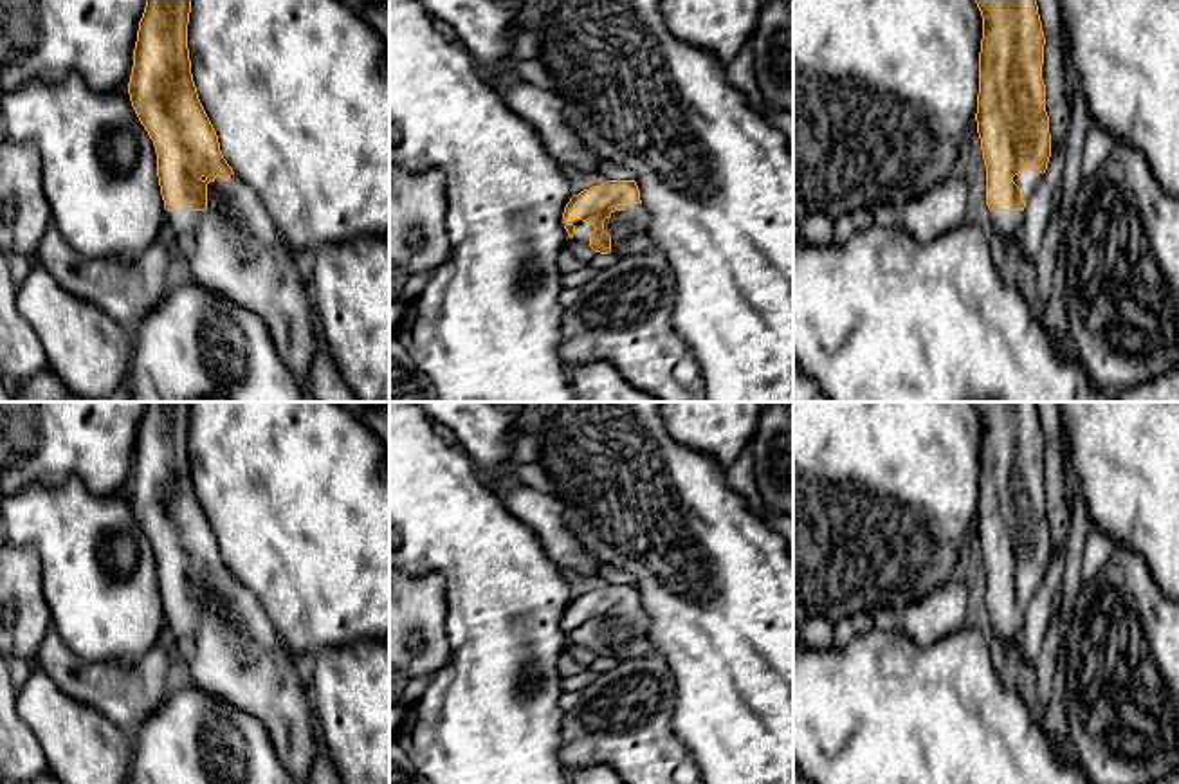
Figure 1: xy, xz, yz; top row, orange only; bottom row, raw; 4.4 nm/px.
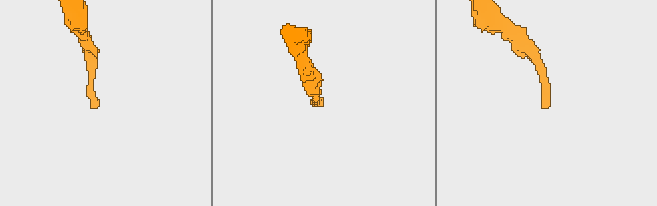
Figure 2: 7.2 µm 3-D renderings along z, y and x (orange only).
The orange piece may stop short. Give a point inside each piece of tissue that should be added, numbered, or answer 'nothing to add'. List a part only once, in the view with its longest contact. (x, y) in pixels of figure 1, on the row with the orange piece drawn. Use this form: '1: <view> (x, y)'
1: xy (233, 247)

